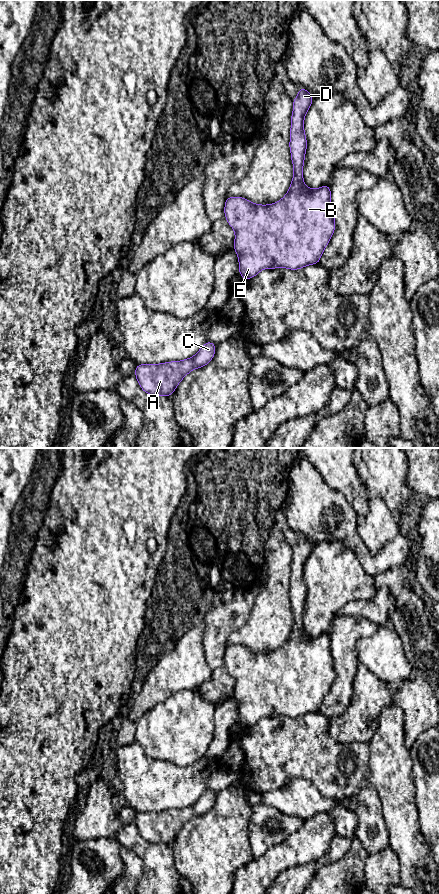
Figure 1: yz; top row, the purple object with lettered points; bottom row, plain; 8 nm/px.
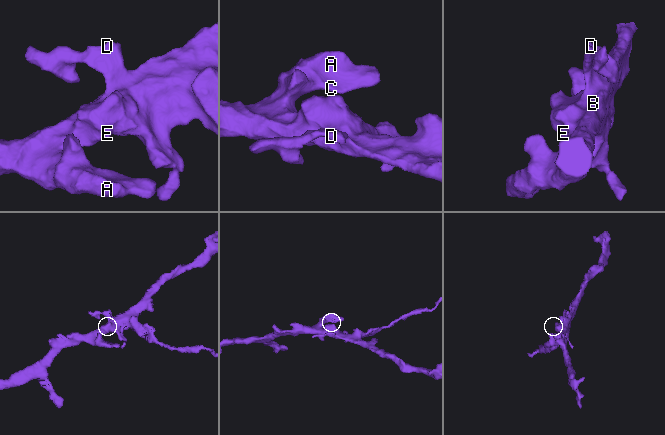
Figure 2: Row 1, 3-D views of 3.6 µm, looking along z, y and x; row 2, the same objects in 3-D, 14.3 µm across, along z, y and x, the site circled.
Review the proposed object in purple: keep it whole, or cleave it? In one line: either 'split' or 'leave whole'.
leave whole

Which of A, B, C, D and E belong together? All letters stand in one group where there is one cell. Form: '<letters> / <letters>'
A B C D E

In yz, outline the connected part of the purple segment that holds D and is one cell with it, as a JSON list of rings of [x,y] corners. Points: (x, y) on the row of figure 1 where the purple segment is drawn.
[[[300,87],[297,97],[292,100],[293,113],[291,115],[289,148],[294,174],[286,195],[276,203],[268,205],[254,204],[243,197],[226,197],[224,214],[228,224],[235,231],[233,250],[238,255],[239,274],[244,280],[255,277],[262,269],[288,268],[290,270],[299,270],[307,265],[318,264],[323,251],[335,232],[335,218],[331,206],[330,186],[323,185],[318,189],[310,189],[303,181],[303,165],[307,149],[307,139],[303,123],[313,98],[314,96],[305,88]]]

